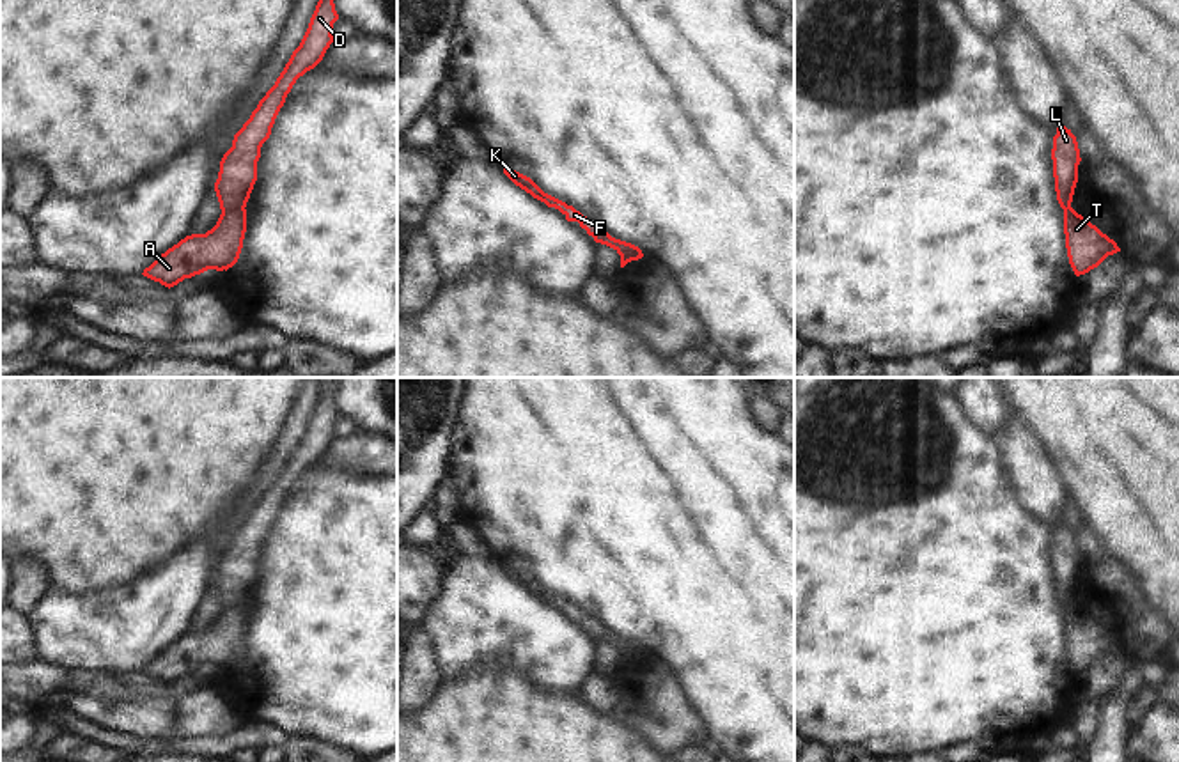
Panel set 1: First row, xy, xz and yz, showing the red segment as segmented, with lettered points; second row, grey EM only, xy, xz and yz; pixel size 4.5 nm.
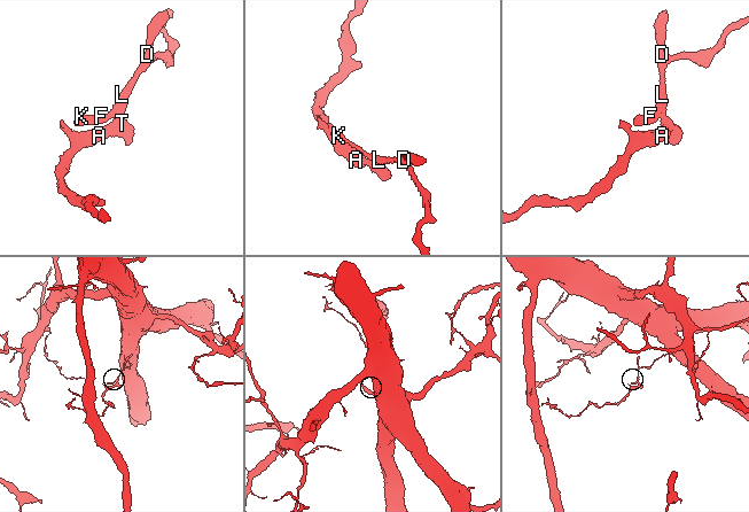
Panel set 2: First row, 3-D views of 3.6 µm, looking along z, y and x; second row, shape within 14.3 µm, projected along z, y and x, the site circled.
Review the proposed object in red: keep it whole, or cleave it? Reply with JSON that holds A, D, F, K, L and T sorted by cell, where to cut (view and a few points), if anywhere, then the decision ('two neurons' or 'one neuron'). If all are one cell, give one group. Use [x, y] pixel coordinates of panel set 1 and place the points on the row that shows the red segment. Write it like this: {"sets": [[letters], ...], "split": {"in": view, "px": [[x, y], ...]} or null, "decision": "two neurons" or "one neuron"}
{"sets": [["A", "T"], ["D", "F", "K", "L"]], "split": {"in": "xy", "px": [[243, 206], [222, 211]]}, "decision": "two neurons"}

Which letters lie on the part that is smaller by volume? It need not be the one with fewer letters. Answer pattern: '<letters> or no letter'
A, T

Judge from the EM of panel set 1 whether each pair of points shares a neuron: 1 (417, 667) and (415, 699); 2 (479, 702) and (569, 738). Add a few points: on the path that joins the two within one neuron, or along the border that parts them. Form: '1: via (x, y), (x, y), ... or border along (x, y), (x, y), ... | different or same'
1: via (417, 674), (415, 692) | same
2: via (502, 725), (515, 738), (546, 738) | same

